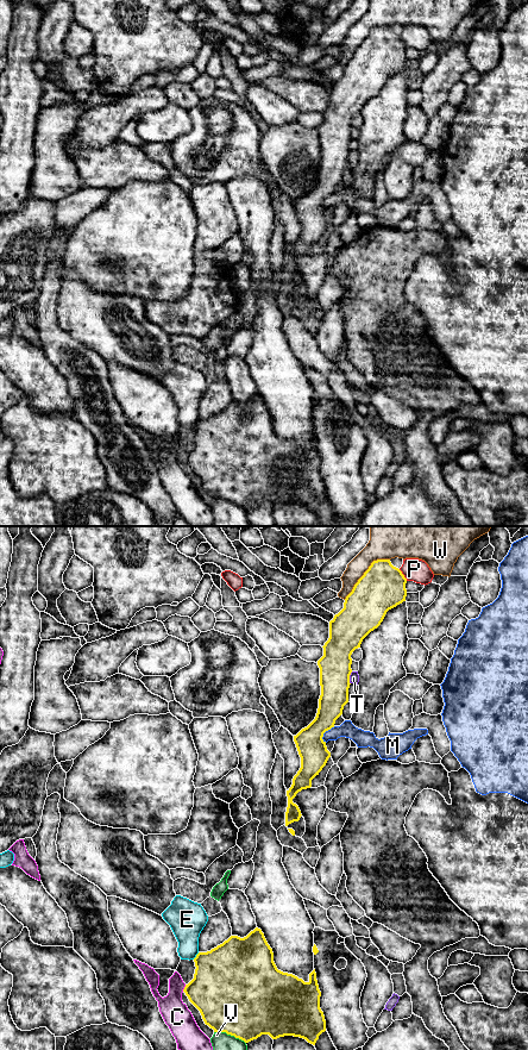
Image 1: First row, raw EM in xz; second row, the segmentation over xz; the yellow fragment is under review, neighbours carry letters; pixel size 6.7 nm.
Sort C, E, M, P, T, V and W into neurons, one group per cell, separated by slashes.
C / E / M / P / T / V / W

